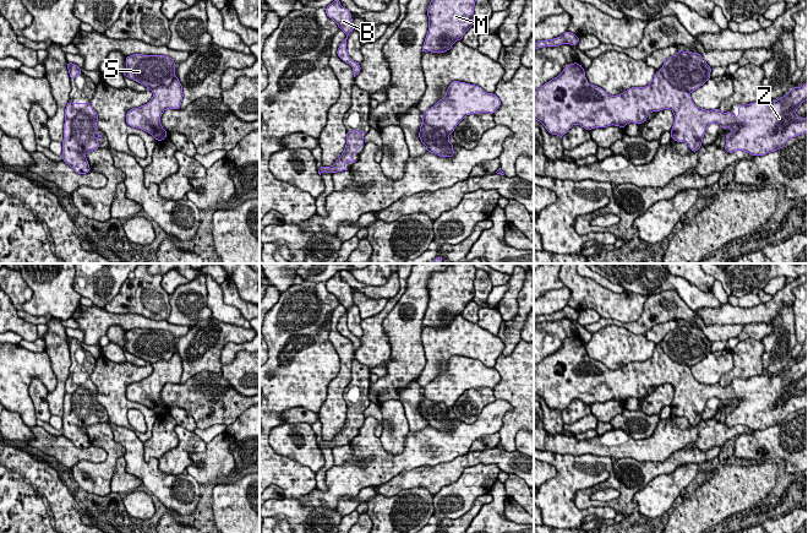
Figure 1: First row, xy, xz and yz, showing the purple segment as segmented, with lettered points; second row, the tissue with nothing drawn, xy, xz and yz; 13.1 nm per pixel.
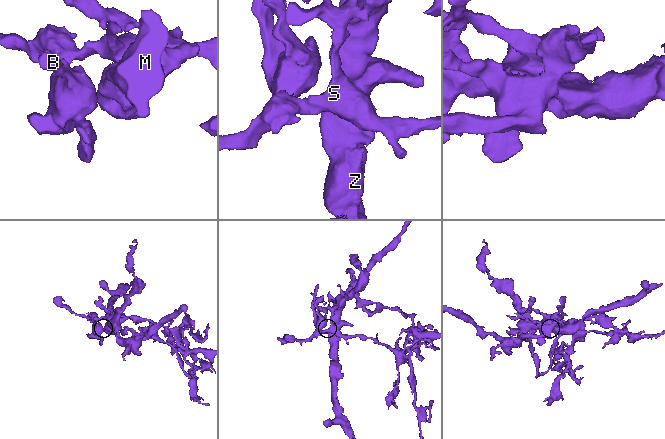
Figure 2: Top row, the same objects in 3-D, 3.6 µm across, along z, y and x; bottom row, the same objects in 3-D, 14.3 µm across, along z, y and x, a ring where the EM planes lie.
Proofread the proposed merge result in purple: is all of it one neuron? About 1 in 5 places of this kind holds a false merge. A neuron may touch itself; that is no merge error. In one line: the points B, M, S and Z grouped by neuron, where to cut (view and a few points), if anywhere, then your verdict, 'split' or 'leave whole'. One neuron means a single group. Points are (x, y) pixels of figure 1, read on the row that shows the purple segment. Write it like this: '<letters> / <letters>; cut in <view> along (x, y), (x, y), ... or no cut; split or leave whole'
B S / M Z; cut in yz along (660, 70), (672, 86), (683, 88), (689, 93); split

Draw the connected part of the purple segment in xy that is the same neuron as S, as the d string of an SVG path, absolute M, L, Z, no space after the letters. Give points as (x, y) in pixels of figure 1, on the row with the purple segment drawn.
M133 54L126 56L124 76L152 89L169 86L176 78L175 72L175 62L169 56Z

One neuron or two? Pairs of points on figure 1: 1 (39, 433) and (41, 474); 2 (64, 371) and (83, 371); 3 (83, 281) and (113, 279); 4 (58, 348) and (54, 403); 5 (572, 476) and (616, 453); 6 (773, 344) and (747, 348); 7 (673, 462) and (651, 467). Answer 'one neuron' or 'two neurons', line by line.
1: two neurons
2: two neurons
3: one neuron
4: one neuron
5: two neurons
6: two neurons
7: one neuron

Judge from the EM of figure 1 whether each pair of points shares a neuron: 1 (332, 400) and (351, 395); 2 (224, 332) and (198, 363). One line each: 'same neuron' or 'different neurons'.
1: different neurons
2: same neuron

